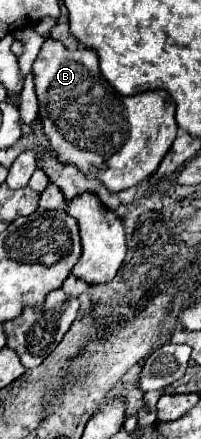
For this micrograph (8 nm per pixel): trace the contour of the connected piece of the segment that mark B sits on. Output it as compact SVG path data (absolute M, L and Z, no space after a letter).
M46 37L34 65L32 65L42 131L50 141L50 147L56 151L56 157L62 165L74 165L86 177L102 181L110 193L120 193L130 189L144 179L148 179L160 165L162 157L168 153L172 141L176 139L176 121L174 121L174 101L166 91L144 91L138 95L118 95L114 87L102 77L98 53L90 47L78 47L70 51L62 41Z

